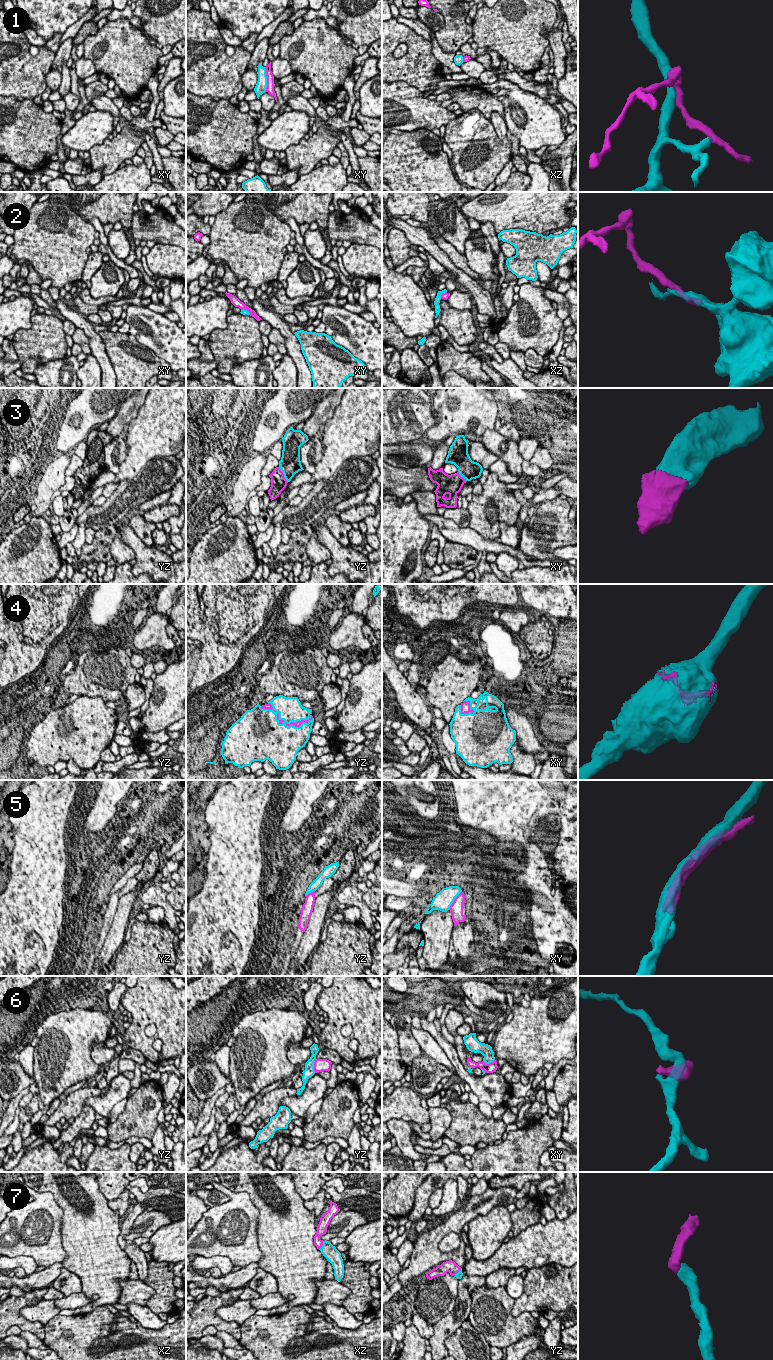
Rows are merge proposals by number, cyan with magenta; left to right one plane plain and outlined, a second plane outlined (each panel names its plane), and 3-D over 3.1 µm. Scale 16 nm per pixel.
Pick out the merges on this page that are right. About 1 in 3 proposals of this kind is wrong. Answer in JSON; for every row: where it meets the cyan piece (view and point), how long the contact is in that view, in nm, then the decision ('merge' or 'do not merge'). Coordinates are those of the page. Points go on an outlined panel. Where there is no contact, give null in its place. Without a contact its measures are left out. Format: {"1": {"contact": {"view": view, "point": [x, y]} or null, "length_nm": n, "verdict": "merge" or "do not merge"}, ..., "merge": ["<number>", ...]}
{"1": {"contact": {"view": "xy", "point": [266, 79]}, "length_nm": 400, "verdict": "do not merge"}, "2": {"contact": {"view": "xy", "point": [246, 310]}, "length_nm": 180, "verdict": "do not merge"}, "3": {"contact": {"view": "yz", "point": [284, 475]}, "length_nm": 300, "verdict": "merge"}, "4": {"contact": {"view": "yz", "point": [298, 720]}, "length_nm": 460, "verdict": "merge"}, "5": {"contact": {"view": "xy", "point": [454, 899]}, "length_nm": 380, "verdict": "do not merge"}, "6": {"contact": {"view": "yz", "point": [313, 1066]}, "length_nm": 220, "verdict": "do not merge"}, "7": {"contact": {"view": "xz", "point": [322, 1245]}, "length_nm": 160, "verdict": "merge"}, "merge": ["3", "4", "7"]}

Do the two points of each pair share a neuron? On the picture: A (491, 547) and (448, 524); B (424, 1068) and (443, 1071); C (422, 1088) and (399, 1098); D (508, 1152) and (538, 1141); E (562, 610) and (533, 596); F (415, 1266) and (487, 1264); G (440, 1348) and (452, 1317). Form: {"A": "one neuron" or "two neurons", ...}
{"A": "one neuron", "B": "one neuron", "C": "two neurons", "D": "one neuron", "E": "one neuron", "F": "two neurons", "G": "one neuron"}

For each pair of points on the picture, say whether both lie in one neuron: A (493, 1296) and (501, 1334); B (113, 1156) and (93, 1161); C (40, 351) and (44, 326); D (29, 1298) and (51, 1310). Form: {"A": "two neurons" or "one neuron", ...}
{"A": "one neuron", "B": "one neuron", "C": "one neuron", "D": "two neurons"}

